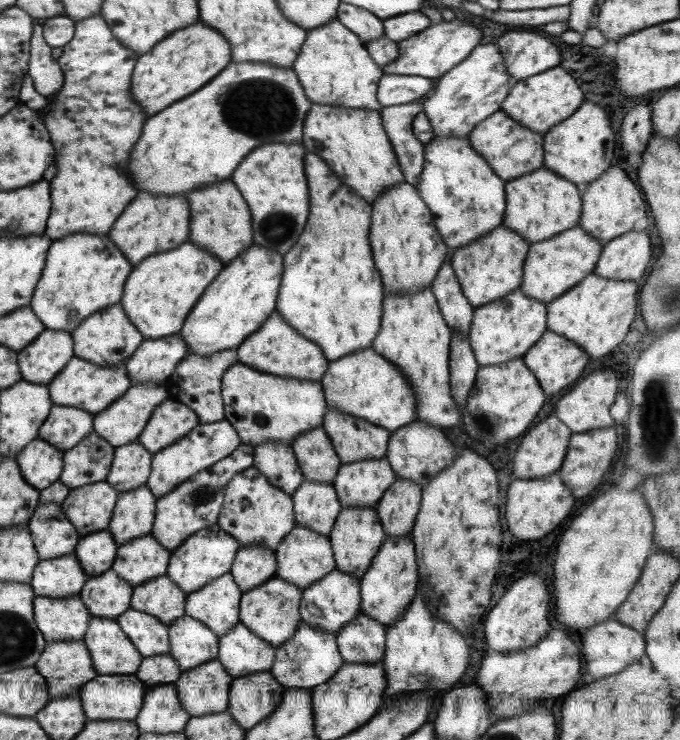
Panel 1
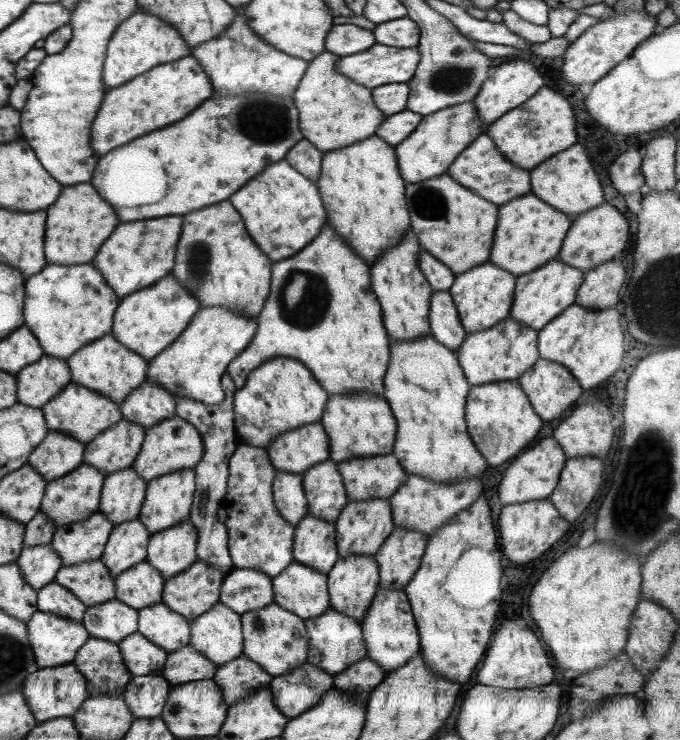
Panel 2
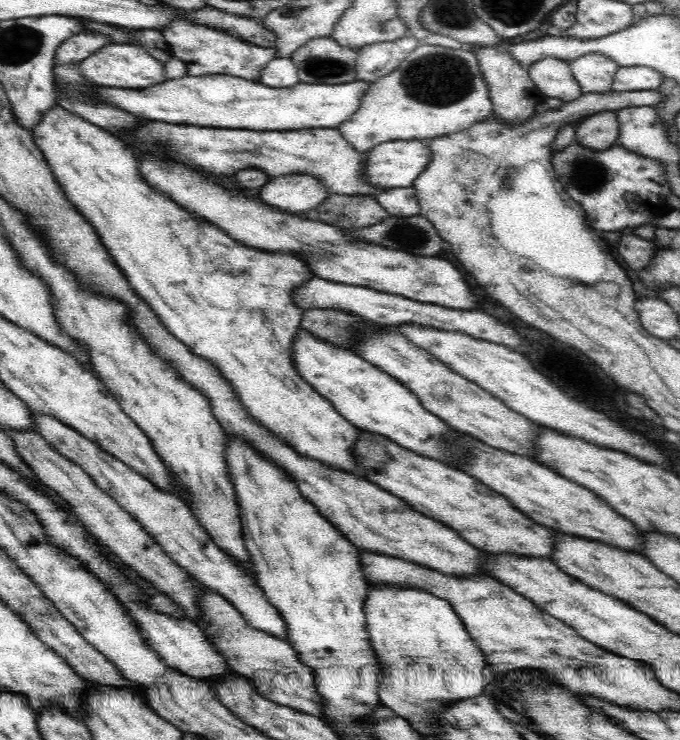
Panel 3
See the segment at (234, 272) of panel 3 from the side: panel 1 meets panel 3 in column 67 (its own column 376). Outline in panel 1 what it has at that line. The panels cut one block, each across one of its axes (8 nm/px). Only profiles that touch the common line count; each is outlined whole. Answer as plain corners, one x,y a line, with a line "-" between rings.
311,103
305,115
303,148
323,158
333,174
367,202
375,200
383,189
404,182
391,145
383,130
380,111

